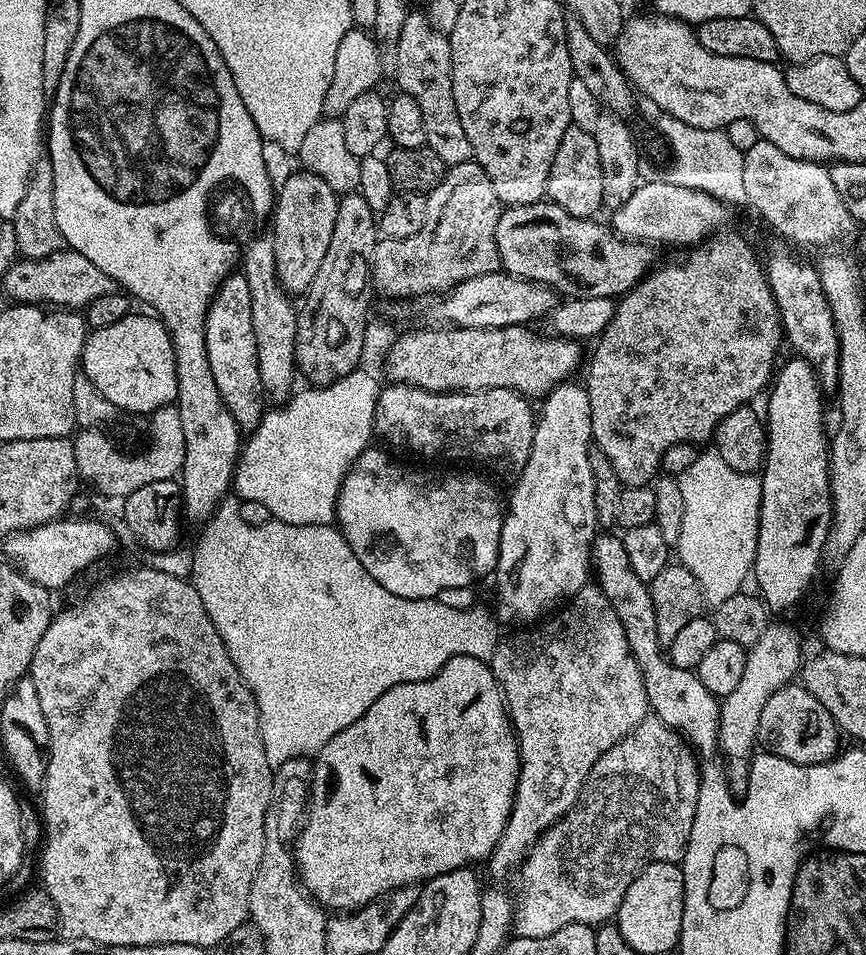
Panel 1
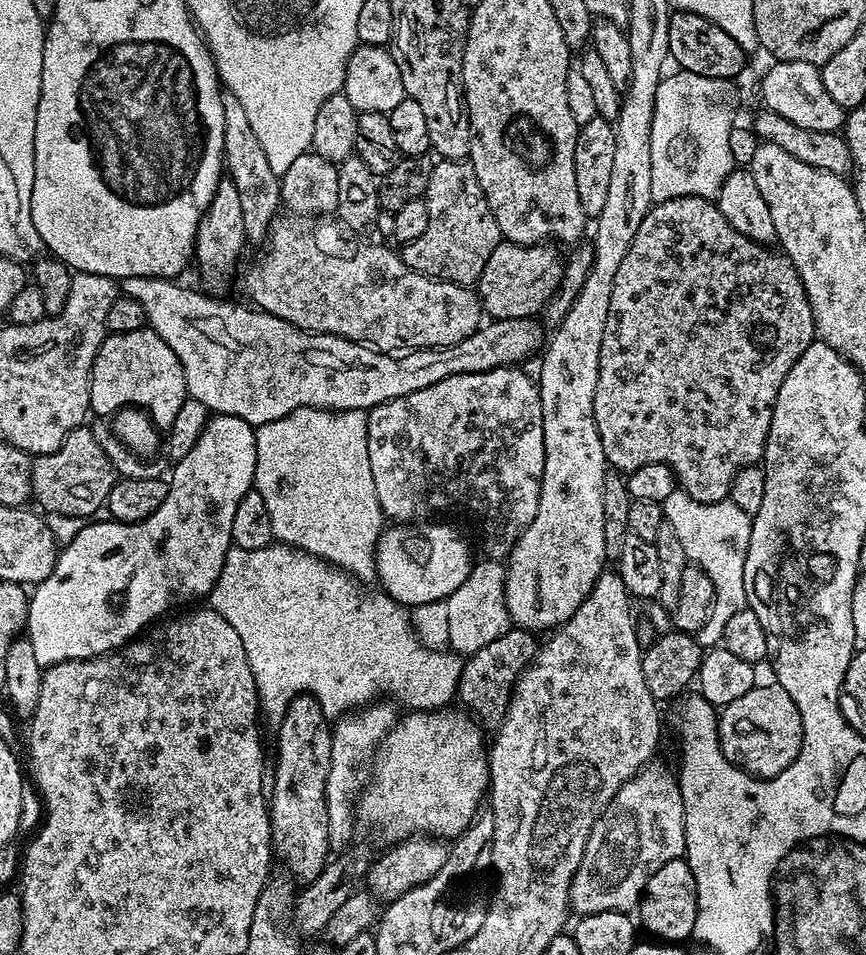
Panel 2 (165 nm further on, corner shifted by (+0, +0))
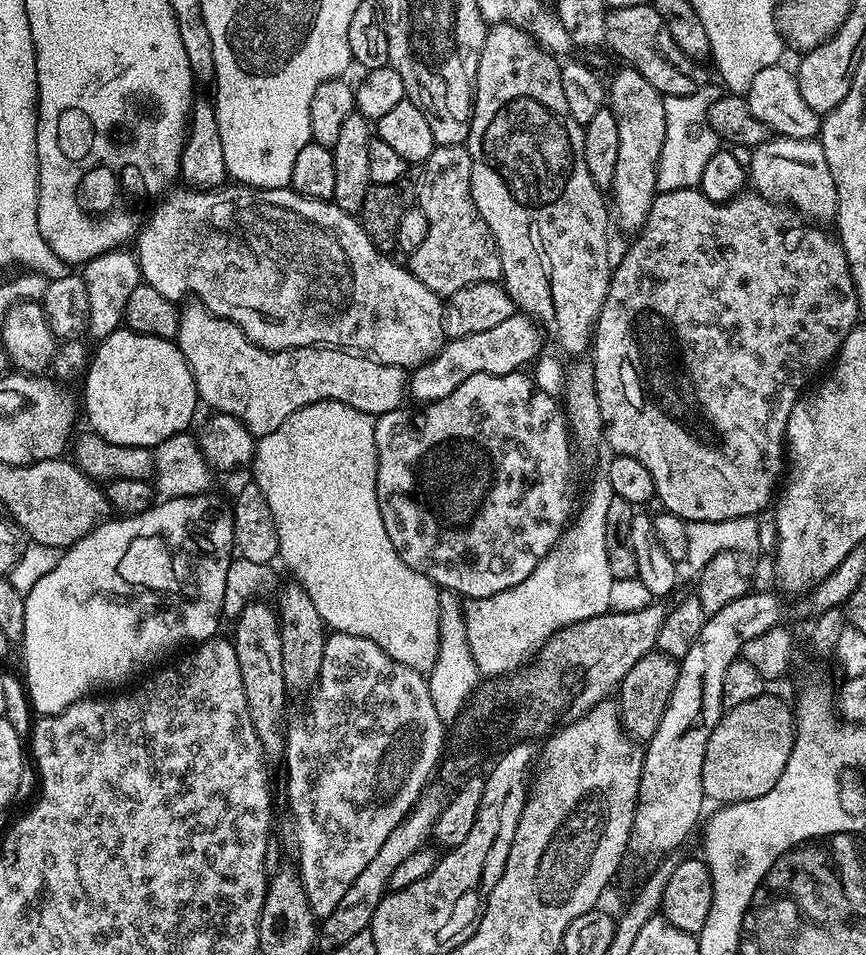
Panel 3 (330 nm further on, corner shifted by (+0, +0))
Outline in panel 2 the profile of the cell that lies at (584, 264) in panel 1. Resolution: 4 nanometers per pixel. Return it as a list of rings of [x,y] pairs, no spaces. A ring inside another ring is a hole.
[[[501,242],[490,254],[490,262],[486,262],[486,270],[482,270],[478,281],[478,295],[485,313],[488,312],[492,320],[524,319],[539,317],[539,312],[544,312],[549,307],[553,296],[559,288],[560,279],[564,274],[565,261],[560,260],[560,252],[548,242],[538,244],[511,244]]]

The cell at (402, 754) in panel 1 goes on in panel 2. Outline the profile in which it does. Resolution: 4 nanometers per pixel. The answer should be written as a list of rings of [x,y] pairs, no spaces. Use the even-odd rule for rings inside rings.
[[[412,710],[409,711],[409,716],[405,718],[397,719],[396,724],[393,726],[387,734],[384,735],[384,739],[380,741],[380,744],[377,745],[374,751],[374,755],[371,757],[370,764],[372,762],[372,785],[369,786],[368,789],[363,790],[362,795],[359,797],[358,800],[358,820],[365,824],[366,827],[372,828],[372,832],[376,836],[381,836],[384,840],[390,840],[388,842],[401,842],[404,840],[409,839],[413,834],[419,834],[421,837],[424,838],[443,838],[445,841],[452,842],[455,841],[462,833],[464,833],[468,827],[472,825],[473,820],[476,819],[478,813],[481,811],[480,803],[485,803],[486,800],[486,793],[489,791],[490,788],[490,756],[489,753],[486,751],[486,744],[484,748],[484,736],[480,731],[482,731],[481,725],[477,723],[475,719],[467,711],[459,710],[460,712],[448,712],[450,710]]]

